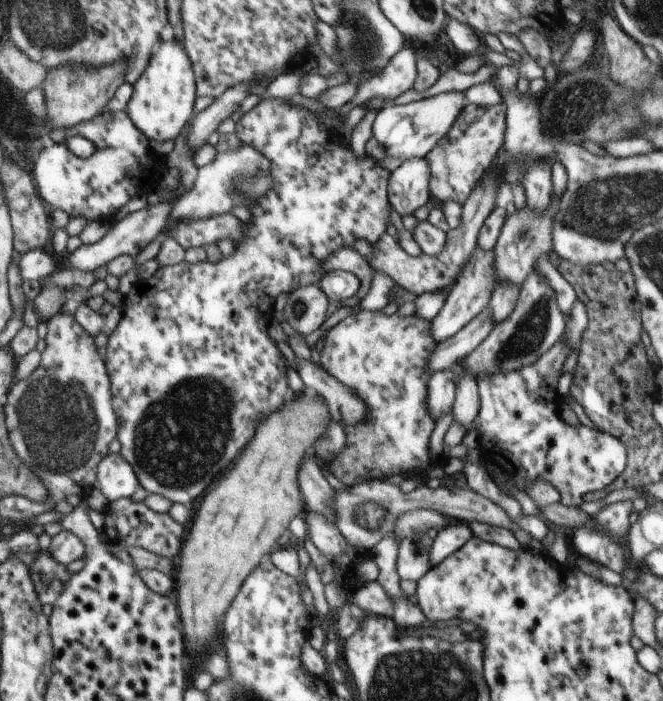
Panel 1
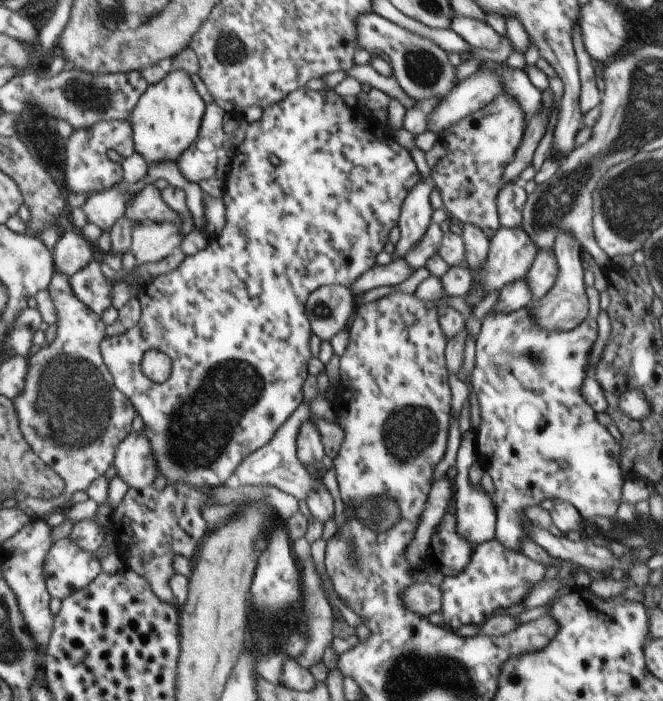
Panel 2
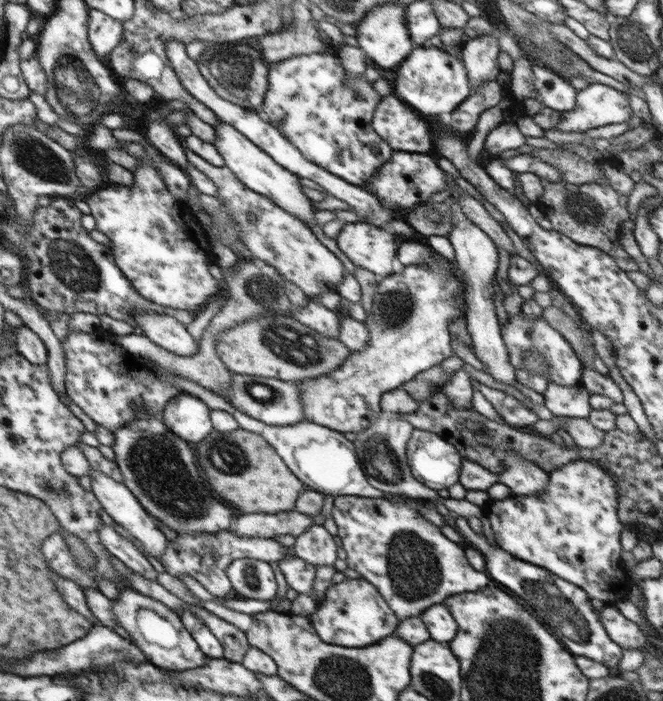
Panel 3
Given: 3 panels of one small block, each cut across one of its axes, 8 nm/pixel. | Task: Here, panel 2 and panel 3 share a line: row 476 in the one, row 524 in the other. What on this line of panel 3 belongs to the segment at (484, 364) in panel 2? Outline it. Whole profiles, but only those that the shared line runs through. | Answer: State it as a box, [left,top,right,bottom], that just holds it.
[483,460,636,604]

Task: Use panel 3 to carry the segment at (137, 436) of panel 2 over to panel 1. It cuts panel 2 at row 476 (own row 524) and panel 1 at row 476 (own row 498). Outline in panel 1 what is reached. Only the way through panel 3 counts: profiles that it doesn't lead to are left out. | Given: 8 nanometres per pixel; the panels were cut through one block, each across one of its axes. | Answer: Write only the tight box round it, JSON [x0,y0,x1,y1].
[95,452,141,502]

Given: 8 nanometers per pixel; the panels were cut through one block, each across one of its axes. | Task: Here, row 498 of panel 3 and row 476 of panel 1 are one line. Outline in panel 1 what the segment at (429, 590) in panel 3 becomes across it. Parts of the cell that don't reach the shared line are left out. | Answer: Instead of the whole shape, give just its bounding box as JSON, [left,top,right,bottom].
[321,310,437,487]

